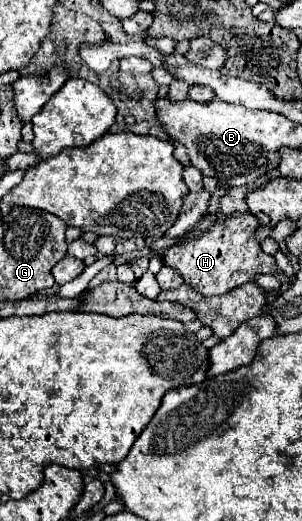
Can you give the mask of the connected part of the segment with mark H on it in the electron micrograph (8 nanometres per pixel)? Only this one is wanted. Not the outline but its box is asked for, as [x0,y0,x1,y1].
[163,213,277,295]

